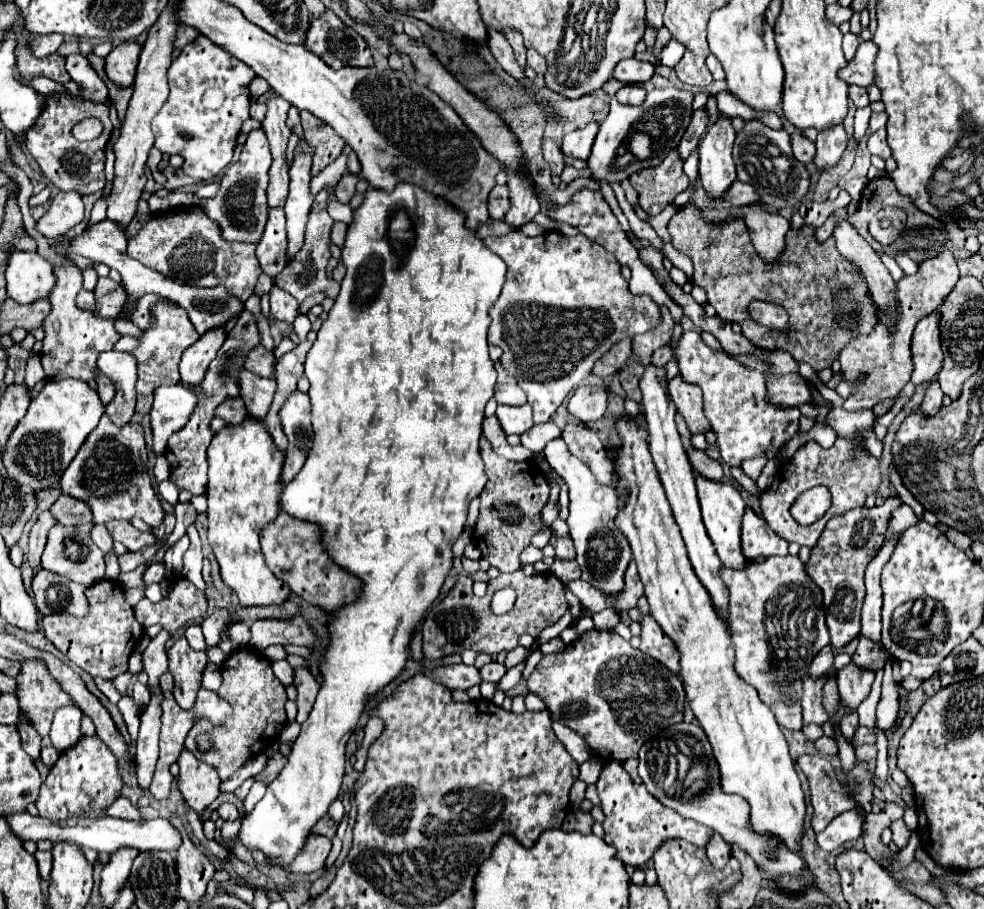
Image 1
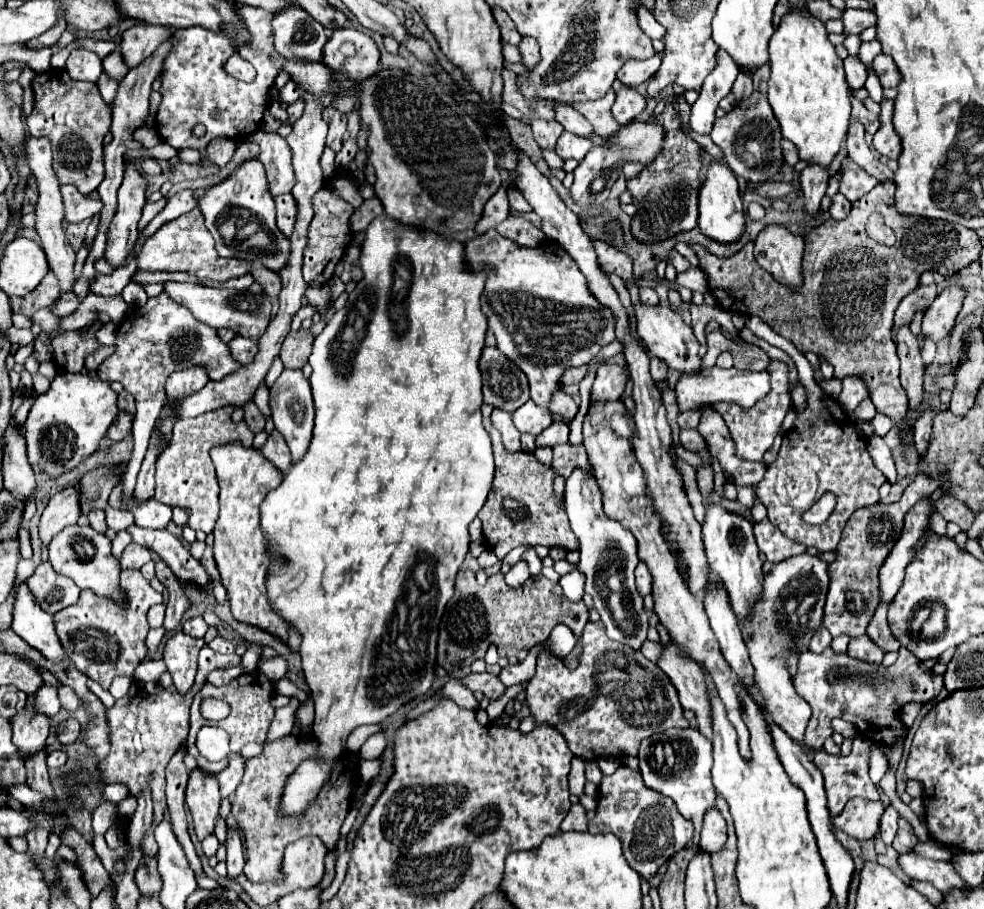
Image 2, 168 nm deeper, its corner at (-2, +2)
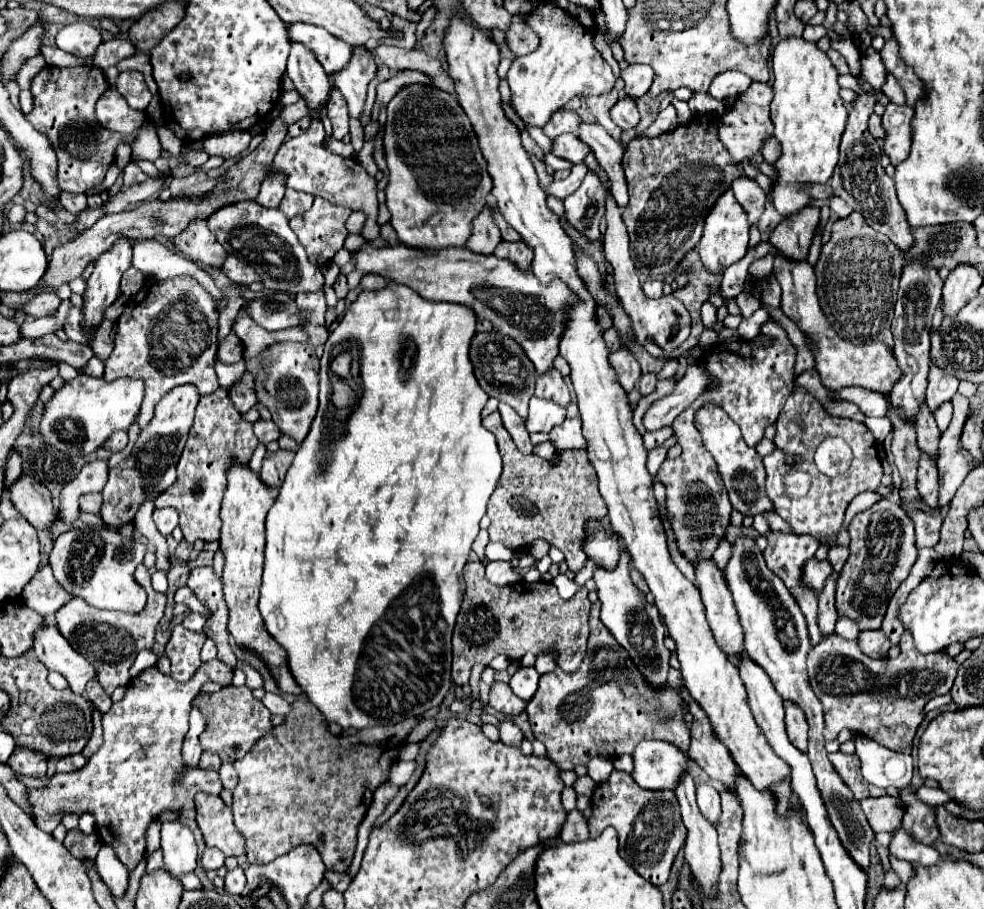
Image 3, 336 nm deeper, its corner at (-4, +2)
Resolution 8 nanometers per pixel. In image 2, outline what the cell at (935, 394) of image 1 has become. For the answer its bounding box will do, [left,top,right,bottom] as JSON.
[914,412,934,458]

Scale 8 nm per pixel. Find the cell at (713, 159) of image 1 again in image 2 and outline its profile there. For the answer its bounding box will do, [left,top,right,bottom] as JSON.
[698,160,746,244]

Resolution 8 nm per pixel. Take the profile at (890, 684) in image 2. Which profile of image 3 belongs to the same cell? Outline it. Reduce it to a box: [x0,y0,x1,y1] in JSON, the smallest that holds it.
[808,632,958,754]

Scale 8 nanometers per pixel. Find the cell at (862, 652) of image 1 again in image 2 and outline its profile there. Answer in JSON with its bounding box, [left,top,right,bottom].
[868,604,900,652]

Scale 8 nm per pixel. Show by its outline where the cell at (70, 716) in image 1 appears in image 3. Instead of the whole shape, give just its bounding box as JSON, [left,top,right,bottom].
[32,626,96,694]

